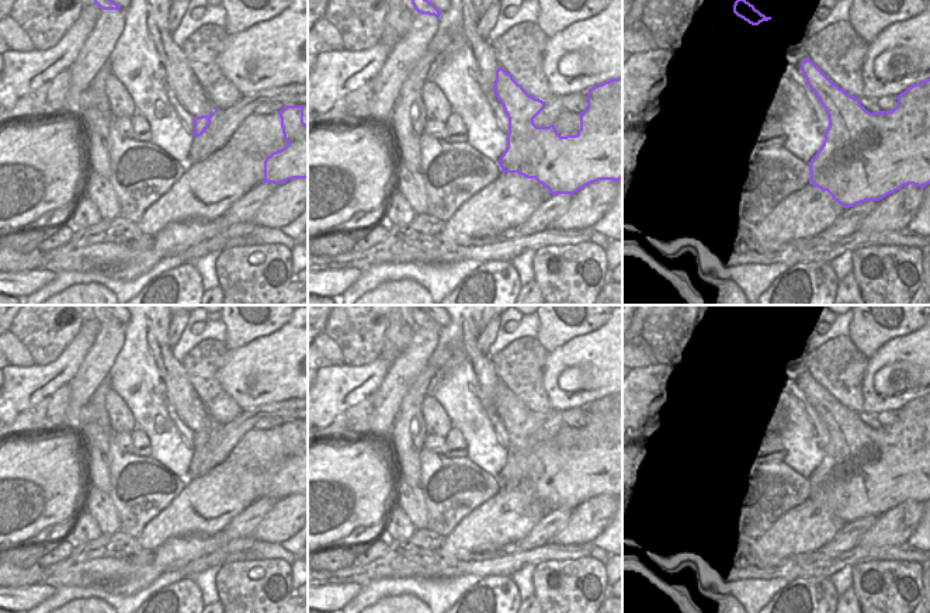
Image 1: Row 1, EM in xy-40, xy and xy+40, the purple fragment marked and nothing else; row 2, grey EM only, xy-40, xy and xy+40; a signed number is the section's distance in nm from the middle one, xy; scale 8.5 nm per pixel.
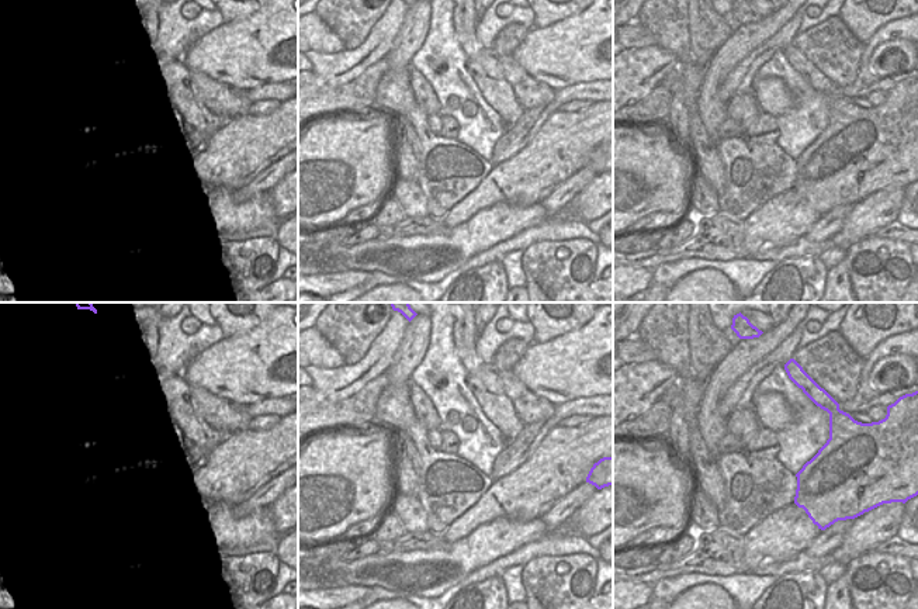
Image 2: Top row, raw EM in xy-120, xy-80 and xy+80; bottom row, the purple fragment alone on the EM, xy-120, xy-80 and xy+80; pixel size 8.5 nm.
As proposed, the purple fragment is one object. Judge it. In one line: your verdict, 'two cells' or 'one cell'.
two cells

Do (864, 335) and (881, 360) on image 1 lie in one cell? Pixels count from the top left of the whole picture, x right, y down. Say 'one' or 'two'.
two

